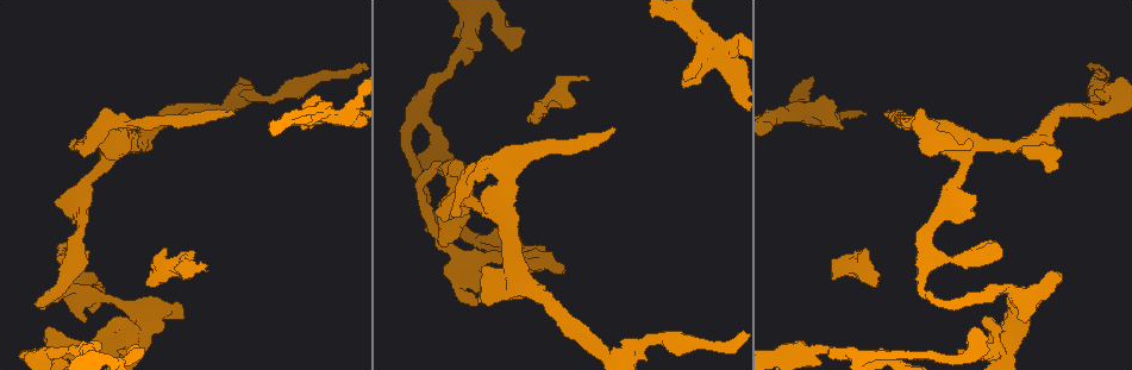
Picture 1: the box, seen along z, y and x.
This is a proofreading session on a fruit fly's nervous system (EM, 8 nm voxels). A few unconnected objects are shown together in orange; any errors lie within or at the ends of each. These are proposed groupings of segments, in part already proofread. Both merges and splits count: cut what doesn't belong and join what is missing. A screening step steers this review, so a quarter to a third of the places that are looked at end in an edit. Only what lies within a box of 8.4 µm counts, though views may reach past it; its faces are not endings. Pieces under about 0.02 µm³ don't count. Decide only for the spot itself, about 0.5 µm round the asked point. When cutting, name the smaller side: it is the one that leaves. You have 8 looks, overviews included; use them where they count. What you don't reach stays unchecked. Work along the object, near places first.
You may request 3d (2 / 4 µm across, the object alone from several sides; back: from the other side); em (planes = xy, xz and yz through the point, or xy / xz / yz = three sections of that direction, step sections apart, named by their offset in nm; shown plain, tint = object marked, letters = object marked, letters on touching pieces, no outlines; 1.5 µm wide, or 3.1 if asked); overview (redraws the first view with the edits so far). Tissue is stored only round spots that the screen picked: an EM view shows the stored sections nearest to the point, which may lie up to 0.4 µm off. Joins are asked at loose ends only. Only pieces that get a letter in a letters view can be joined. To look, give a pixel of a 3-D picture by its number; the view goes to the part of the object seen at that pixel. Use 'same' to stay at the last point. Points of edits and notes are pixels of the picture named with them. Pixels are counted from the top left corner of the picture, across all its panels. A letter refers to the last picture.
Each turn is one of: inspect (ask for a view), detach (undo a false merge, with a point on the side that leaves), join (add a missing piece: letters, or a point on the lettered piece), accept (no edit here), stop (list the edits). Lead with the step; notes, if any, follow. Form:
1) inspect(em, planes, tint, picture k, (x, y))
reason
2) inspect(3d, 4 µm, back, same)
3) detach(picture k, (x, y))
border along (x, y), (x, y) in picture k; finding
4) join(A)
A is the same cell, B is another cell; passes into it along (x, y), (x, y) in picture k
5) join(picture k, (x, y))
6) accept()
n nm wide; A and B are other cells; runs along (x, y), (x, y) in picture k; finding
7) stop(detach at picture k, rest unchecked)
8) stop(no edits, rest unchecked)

inspect(3d, 2 µm, picture 1, (971, 196))
an open end

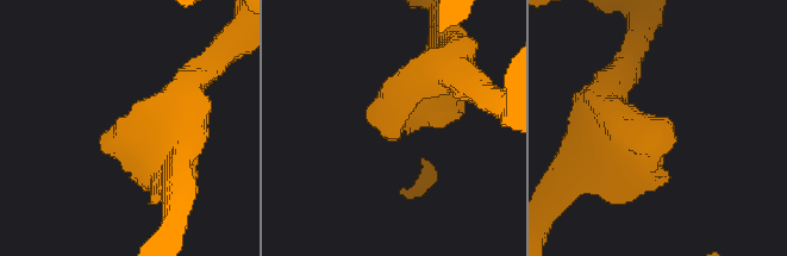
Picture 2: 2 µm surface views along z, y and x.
inspect(em, planes, letters, picture 2, (398, 131))
shape alone is not enough

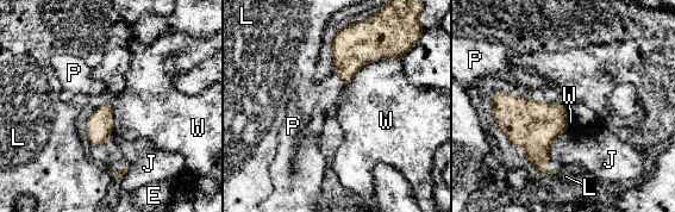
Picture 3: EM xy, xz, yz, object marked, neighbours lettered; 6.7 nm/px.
accept()
E, J, L, P and W are other cells; border along (400, 56), (366, 63), (348, 86) in picture 3; no lettered piece goes on from it

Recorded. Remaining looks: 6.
inspect(3d, 2 µm, back, picture 1, (1023, 320))
an open end

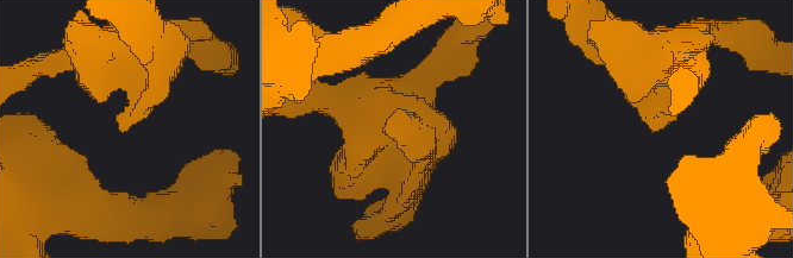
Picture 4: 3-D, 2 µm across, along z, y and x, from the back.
inspect(em, planes, letters, picture 4, (121, 131))

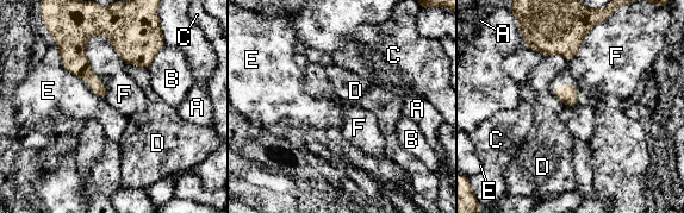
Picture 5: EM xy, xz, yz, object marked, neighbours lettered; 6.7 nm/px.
accept()
A, B, C, D, E and F are other cells; border along (86, 39), (105, 35), (125, 63) in picture 5; no lettered piece goes on from it

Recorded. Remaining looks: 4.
inspect(em, xz, step 8, letters, picture 1, (959, 352))
free end

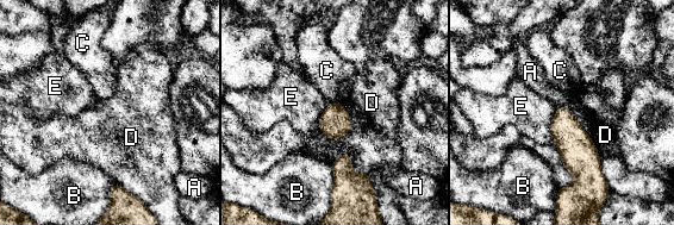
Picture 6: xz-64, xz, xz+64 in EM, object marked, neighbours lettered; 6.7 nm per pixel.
inspect(em, planes, letters, same)

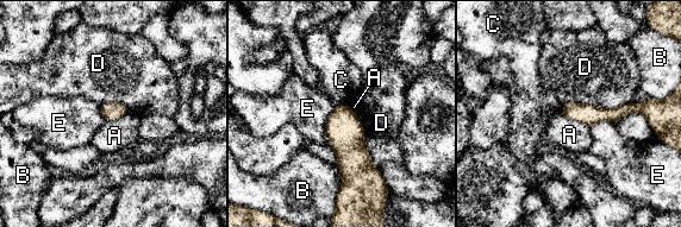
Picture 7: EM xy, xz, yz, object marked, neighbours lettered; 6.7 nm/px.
accept()
A, B, C, D and E are other cells; runs along (642, 108), (616, 114), (563, 109) in picture 7; none of them fits

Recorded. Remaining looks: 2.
stop(no edits, rest unchecked)

